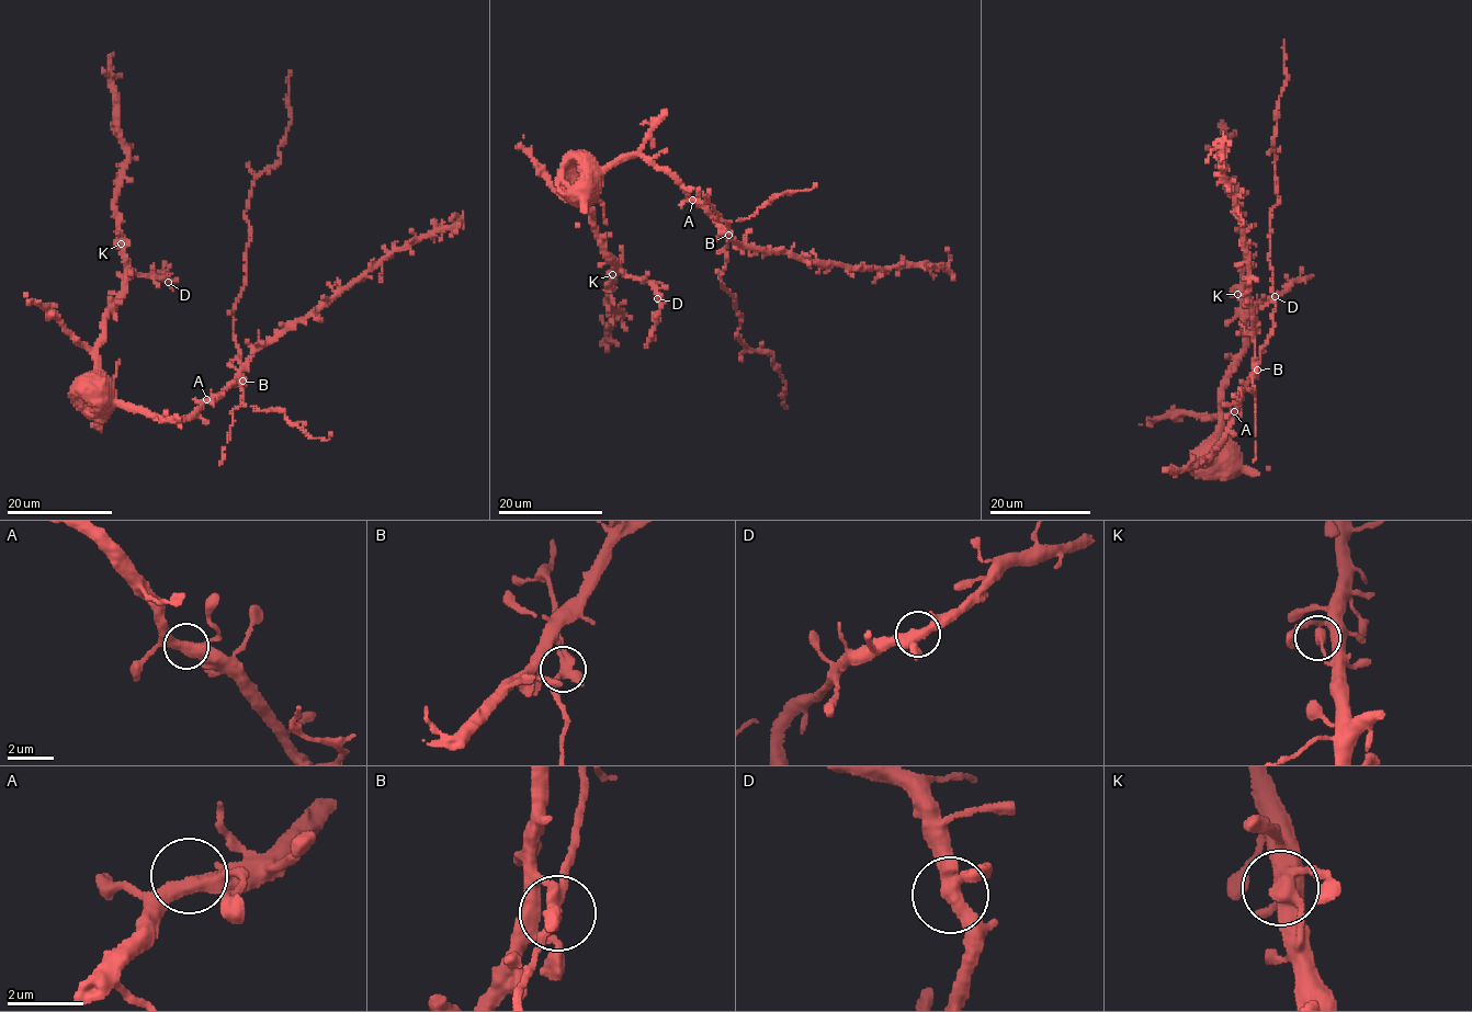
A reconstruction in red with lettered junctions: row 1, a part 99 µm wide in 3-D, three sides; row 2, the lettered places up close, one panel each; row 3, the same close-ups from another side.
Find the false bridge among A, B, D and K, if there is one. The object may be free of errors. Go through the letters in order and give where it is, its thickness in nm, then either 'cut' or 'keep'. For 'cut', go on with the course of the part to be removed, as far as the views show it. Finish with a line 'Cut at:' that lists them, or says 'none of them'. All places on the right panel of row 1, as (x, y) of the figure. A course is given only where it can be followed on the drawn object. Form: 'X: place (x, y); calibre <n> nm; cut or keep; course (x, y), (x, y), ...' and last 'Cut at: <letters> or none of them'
A: place (1234, 411); calibre 360 nm; keep
B: place (1257, 370); calibre 320 nm; keep
D: place (1275, 296); calibre 360 nm; keep
K: place (1237, 294); calibre 280 nm; keep
Cut at: none of them

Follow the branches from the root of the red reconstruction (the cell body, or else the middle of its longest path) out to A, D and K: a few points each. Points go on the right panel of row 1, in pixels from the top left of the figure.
A: (1216, 450), (1234, 411)
D: (1216, 450), (1203, 465), (1219, 433), (1222, 384), (1243, 348), (1244, 320), (1256, 304), (1275, 296)
K: (1216, 450), (1202, 461), (1203, 465), (1211, 458), (1211, 443), (1219, 433), (1222, 384), (1244, 343), (1237, 294)

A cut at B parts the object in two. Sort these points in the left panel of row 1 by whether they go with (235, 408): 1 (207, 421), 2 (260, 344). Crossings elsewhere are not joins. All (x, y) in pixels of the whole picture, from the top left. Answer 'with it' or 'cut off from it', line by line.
1: cut off from it
2: cut off from it

